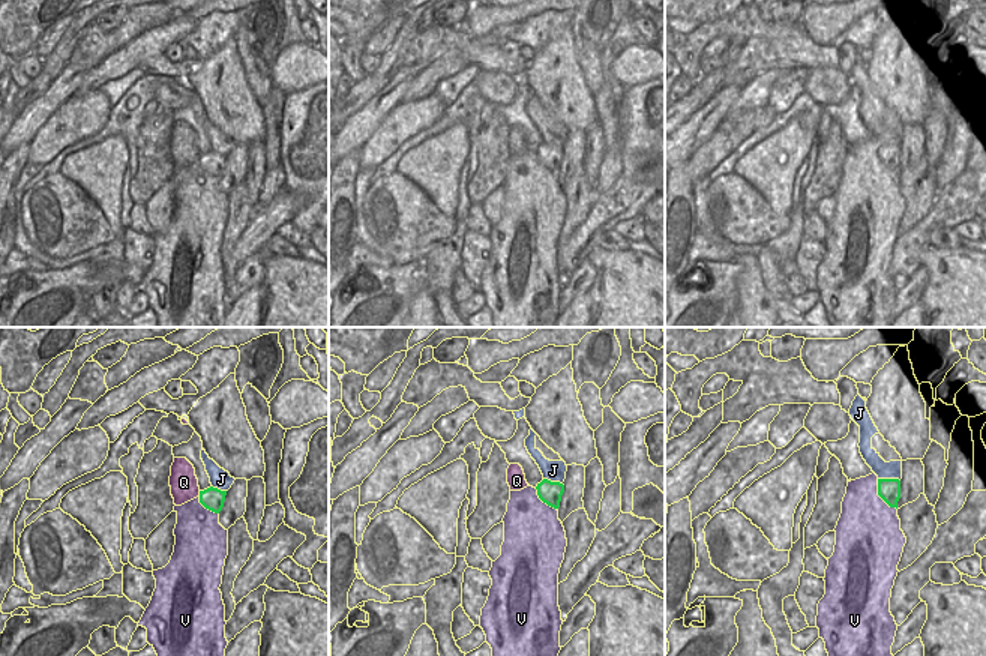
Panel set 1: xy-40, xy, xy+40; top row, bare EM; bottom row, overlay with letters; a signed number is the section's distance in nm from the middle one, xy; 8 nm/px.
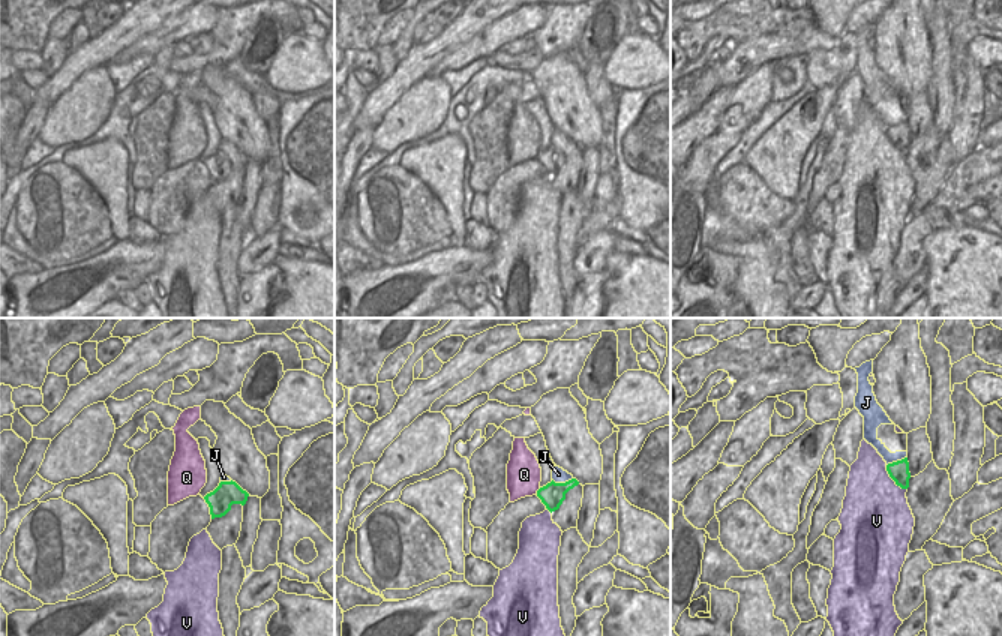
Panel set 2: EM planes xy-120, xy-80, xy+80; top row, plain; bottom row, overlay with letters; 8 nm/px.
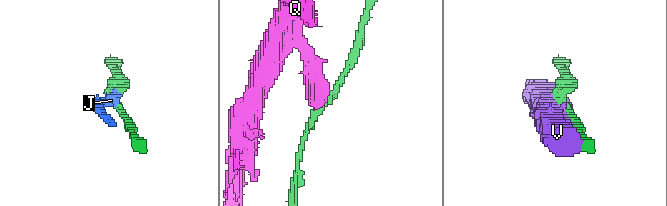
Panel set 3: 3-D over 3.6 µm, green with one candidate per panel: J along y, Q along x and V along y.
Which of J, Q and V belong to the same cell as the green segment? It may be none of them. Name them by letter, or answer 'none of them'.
none of them.

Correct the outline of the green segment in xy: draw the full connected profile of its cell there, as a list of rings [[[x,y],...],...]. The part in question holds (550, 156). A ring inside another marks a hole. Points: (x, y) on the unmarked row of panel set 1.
[[[543,143],[536,150],[539,162],[546,167],[548,170],[558,173],[561,159],[564,156],[564,149],[560,146],[551,146],[548,143]]]

